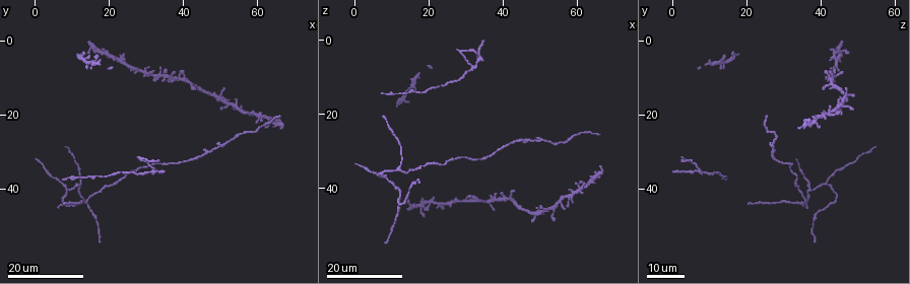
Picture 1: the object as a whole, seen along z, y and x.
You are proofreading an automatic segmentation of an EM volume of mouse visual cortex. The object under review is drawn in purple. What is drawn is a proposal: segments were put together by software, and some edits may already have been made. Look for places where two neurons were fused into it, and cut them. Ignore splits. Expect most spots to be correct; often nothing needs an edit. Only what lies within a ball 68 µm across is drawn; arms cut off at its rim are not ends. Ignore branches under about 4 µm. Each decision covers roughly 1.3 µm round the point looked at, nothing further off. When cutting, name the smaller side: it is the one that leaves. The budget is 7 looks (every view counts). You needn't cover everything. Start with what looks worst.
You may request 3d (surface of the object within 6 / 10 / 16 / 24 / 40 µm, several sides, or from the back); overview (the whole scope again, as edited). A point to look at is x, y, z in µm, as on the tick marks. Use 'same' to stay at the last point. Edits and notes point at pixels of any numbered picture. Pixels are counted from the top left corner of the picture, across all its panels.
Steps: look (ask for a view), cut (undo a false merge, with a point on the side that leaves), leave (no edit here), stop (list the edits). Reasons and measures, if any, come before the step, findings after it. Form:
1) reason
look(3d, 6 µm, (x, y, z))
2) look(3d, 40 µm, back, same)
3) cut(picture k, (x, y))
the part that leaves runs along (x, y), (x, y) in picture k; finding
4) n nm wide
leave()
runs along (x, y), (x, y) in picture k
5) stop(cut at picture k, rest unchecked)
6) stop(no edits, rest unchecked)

four or more arms meet
look(3d, 24 µm, (32.0, 35.5, 7.5))

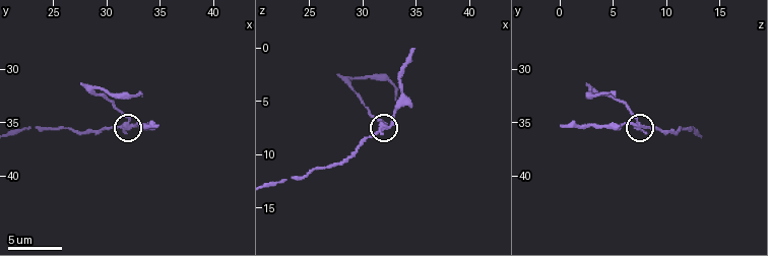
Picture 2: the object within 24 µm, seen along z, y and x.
look(3d, 10 µm, (32.2, 35.2, 7.4))

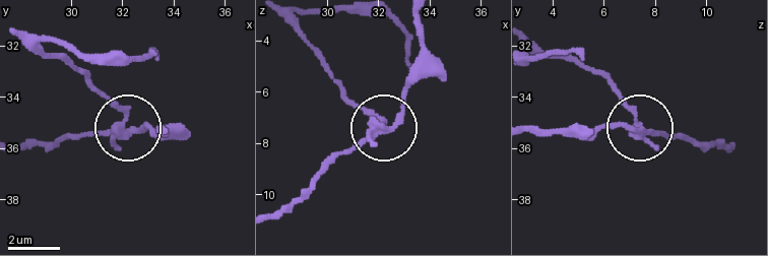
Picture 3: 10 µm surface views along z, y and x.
4 arms
cut(picture 3, (111, 100))
a second neuron is stuck on

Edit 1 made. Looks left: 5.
look(overview)

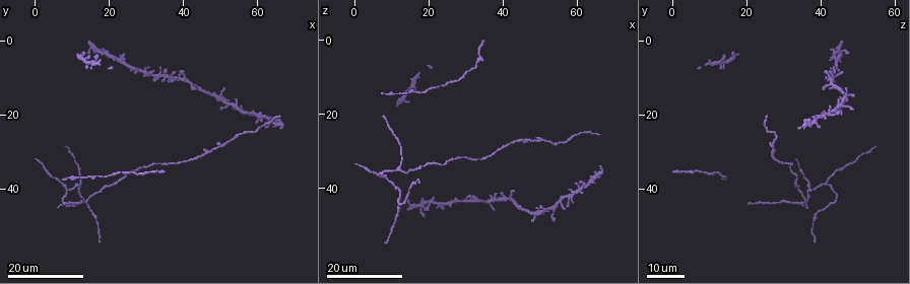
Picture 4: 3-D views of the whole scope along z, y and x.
three arms meet
look(3d, 16 µm, (50.5, 28.0, 27.0))

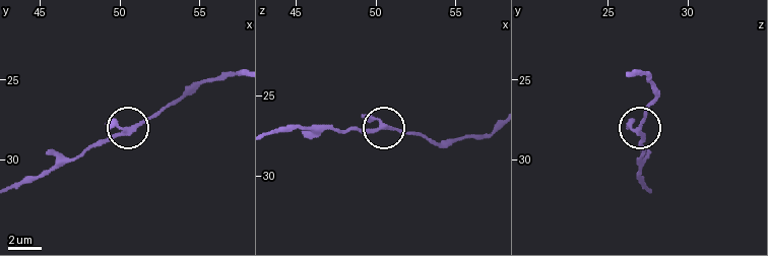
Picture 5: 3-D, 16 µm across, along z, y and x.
look(3d, 6 µm, (50.2, 28.4, 27.2))

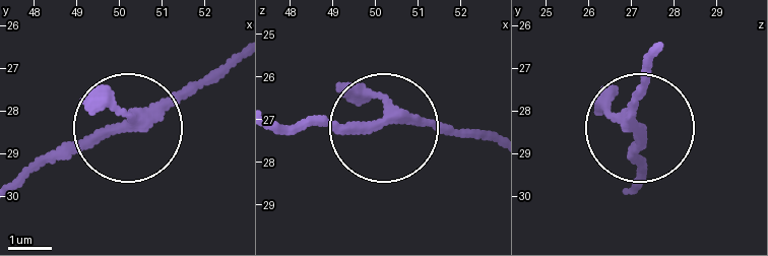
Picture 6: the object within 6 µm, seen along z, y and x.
side arm 120 µm
leave()
runs along (377, 123), (356, 130), (312, 119), (278, 130) in picture 6; one neuron here

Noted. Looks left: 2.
branch point
look(3d, 16 µm, (12.0, 44.0, 34.5))

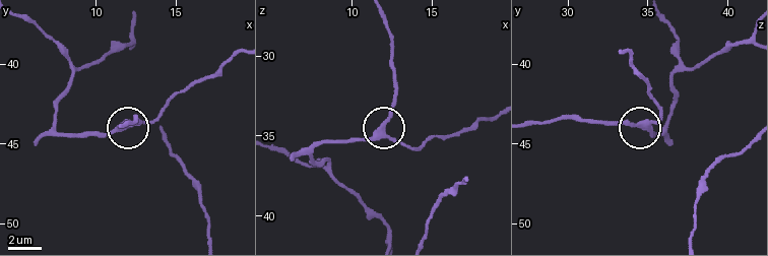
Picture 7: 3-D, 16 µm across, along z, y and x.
look(3d, 10 µm, (11.9, 43.9, 34.6))

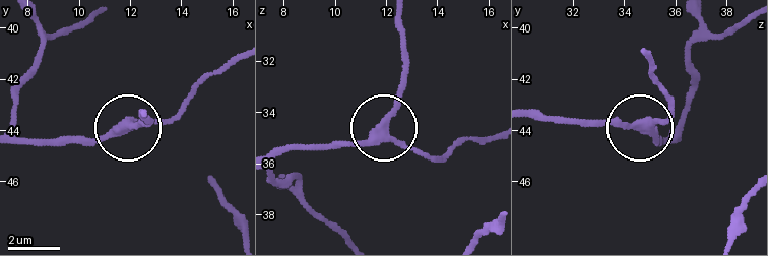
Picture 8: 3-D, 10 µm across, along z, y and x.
3 arms
leave()
runs along (495, 134), (436, 156), (384, 132), (327, 143) in picture 8; one neuron here

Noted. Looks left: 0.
stop(cut at picture 3, rest unchecked)

